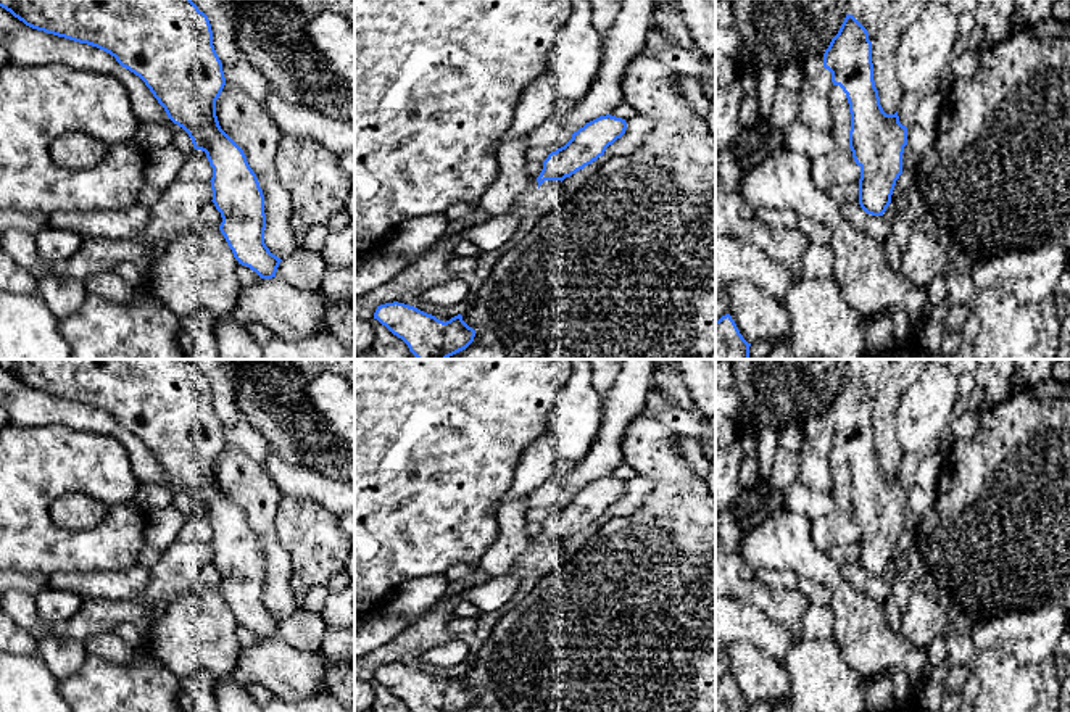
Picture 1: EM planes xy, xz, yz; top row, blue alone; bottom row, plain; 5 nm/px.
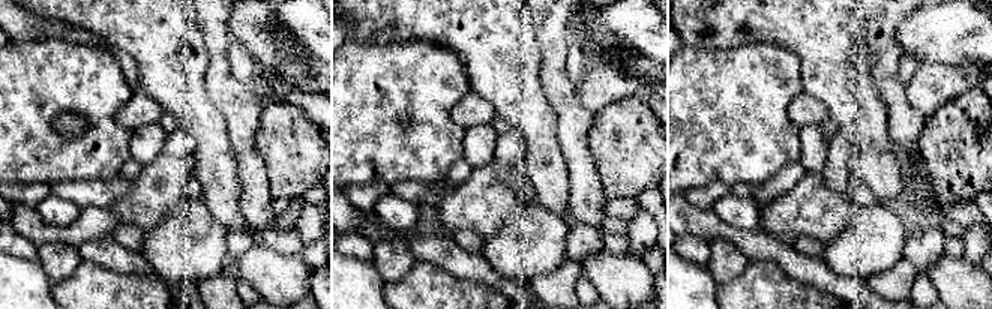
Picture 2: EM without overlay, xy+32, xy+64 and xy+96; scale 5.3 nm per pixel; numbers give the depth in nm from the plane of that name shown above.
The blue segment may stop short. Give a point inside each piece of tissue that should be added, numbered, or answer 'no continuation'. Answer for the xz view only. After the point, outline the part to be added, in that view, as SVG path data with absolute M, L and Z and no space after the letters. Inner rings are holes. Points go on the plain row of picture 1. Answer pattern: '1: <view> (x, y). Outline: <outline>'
no continuation

